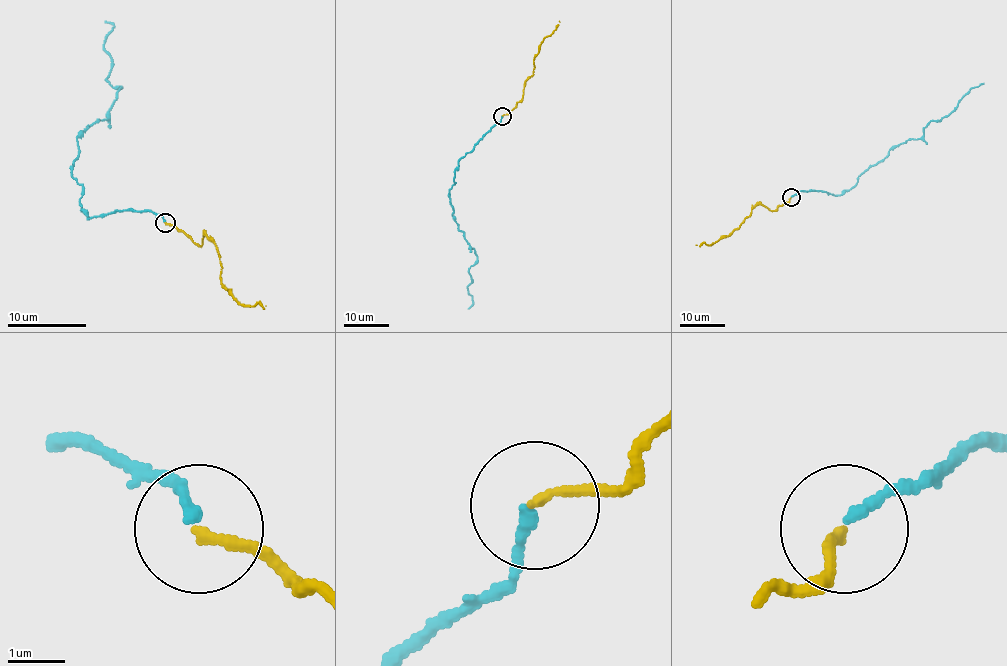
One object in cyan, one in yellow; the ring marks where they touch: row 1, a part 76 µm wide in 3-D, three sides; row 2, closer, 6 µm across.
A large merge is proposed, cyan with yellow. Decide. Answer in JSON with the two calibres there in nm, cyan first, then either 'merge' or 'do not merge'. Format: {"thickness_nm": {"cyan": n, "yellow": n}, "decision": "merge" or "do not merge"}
{"thickness_nm": {"cyan": 190, "yellow": 170}, "decision": "merge"}

